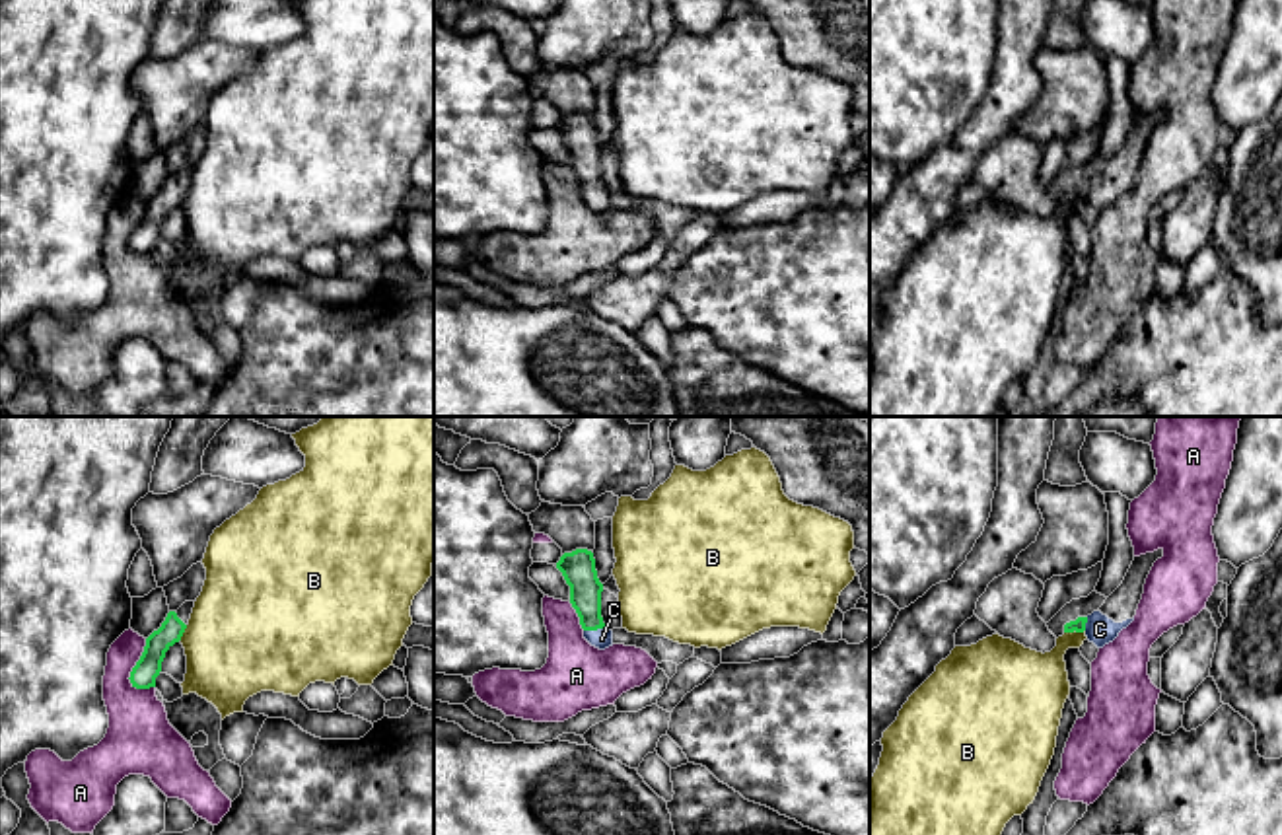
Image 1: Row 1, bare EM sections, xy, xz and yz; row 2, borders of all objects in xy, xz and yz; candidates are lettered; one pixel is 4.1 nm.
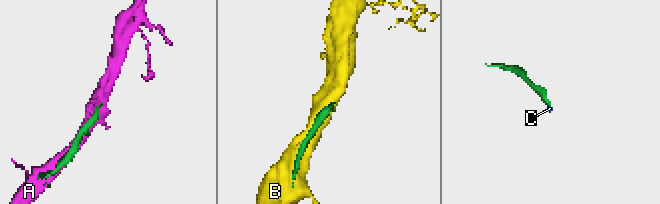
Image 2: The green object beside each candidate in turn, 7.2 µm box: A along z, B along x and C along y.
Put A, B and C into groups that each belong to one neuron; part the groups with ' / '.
A / B / C

